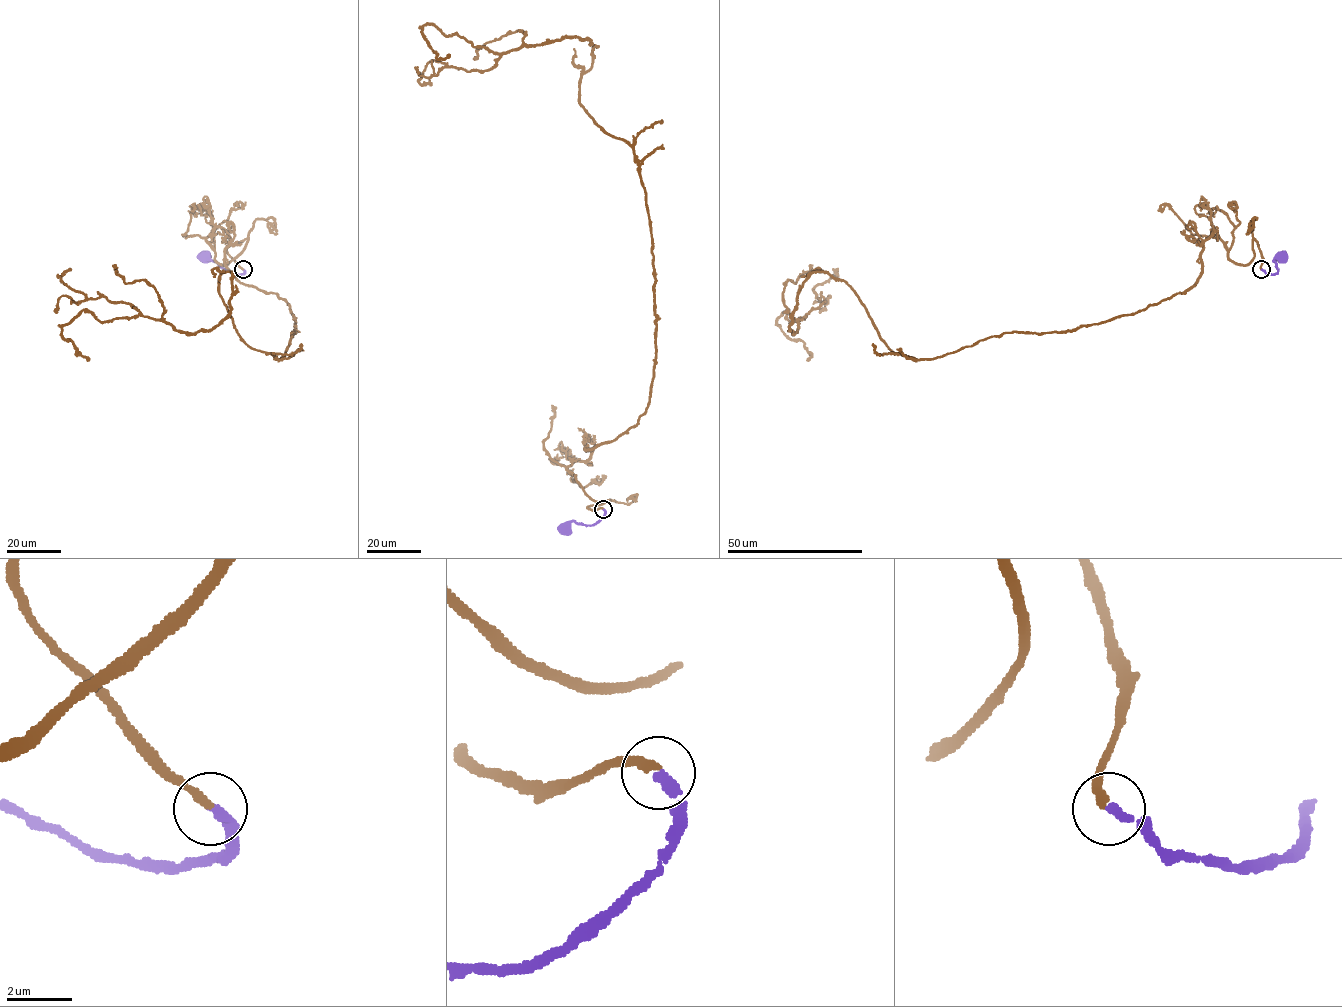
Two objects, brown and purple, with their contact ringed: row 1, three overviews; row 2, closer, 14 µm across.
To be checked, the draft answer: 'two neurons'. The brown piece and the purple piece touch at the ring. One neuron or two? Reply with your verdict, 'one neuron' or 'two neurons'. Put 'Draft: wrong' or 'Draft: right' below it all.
one neuron
Draft: wrong

